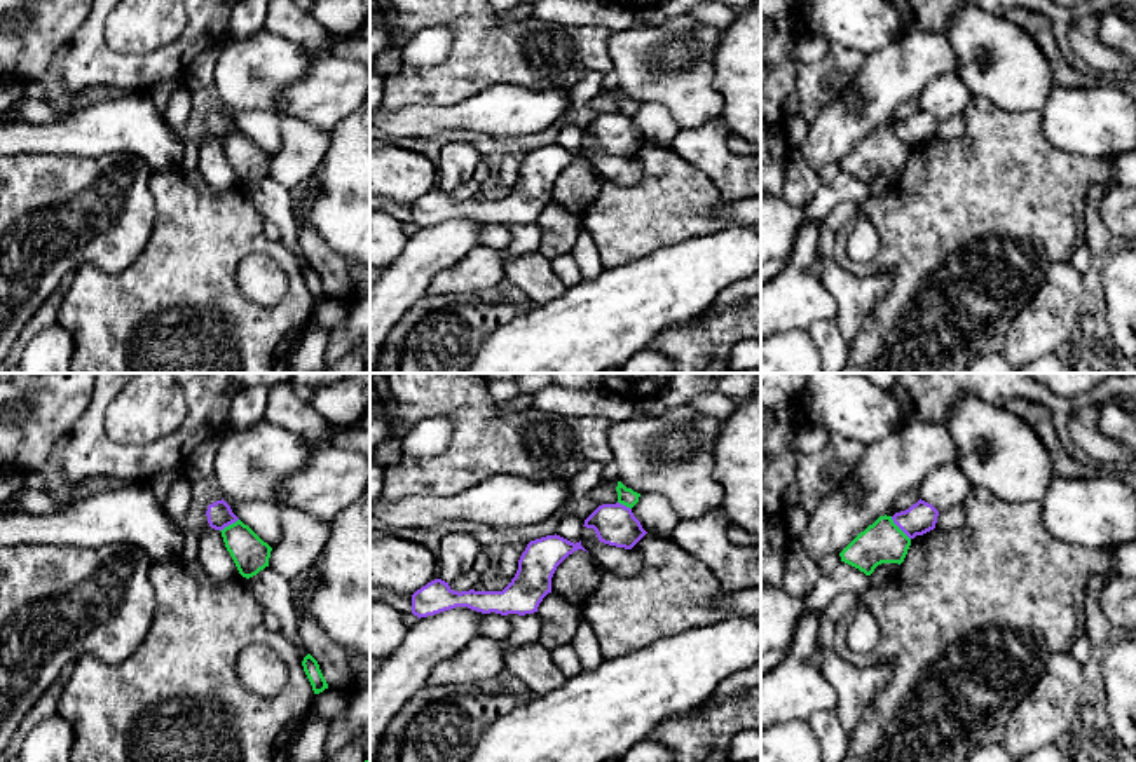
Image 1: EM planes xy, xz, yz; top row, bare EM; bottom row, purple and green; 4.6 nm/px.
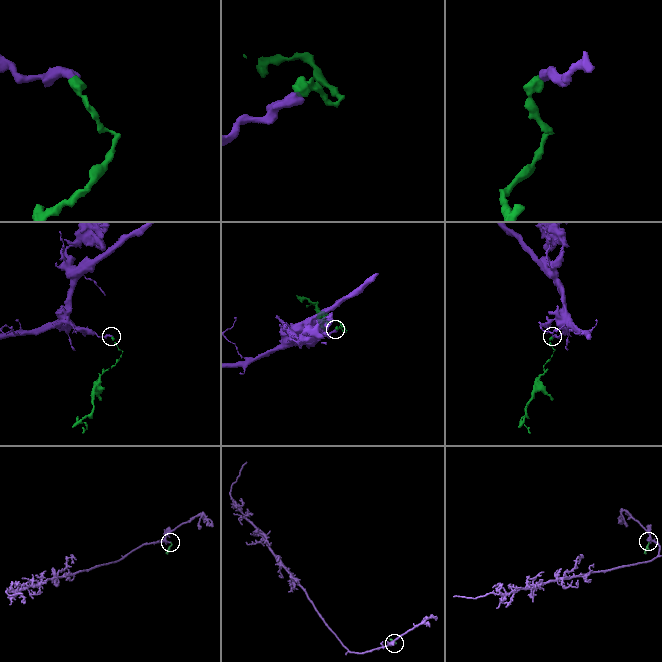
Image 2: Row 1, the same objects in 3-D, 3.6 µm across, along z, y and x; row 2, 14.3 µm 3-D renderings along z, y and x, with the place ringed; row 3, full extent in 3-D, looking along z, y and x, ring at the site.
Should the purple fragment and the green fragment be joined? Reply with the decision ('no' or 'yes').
no

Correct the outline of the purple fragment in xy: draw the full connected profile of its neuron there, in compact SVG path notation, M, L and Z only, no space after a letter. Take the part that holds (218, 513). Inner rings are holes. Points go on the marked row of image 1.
M223 499L209 504L206 516L208 516L209 527L215 530L223 530L225 527L239 520Z

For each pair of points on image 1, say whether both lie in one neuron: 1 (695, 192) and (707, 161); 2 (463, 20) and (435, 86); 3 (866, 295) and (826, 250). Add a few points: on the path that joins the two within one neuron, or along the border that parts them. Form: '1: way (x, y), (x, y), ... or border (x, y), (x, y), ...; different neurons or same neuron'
1: border (670, 147), (697, 166), (723, 197); different neurons
2: way (463, 35), (463, 58), (451, 70); same neuron
3: way (852, 290), (829, 264); same neuron

